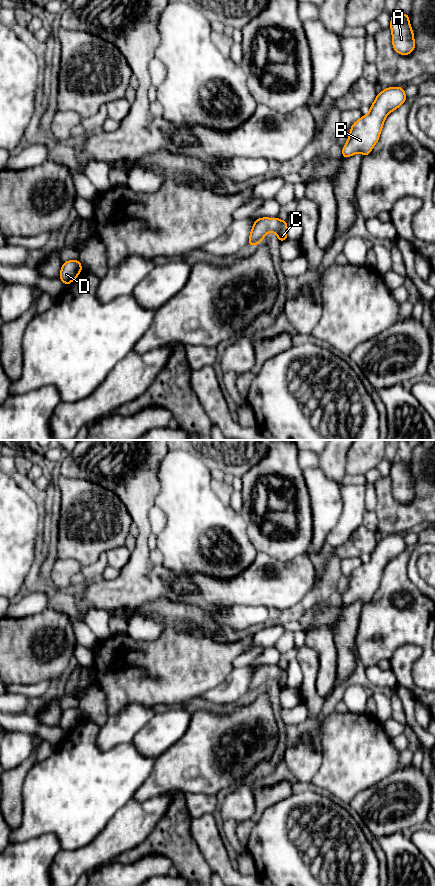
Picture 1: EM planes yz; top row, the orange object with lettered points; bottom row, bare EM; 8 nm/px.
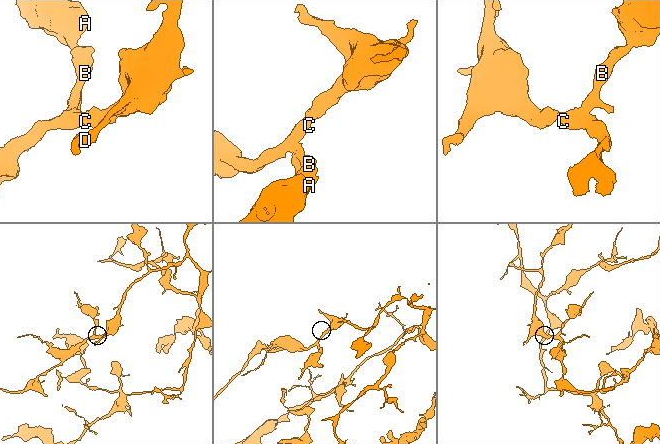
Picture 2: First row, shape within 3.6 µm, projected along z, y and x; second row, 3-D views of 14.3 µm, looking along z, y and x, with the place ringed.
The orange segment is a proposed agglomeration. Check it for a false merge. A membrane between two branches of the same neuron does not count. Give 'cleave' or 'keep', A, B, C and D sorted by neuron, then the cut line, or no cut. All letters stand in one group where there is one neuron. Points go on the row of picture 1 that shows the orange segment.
keep; groups A B C D; cut none

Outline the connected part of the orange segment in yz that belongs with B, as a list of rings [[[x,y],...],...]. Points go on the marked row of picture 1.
[[[388,87],[378,93],[370,106],[370,112],[351,126],[341,157],[348,158],[358,152],[364,157],[369,155],[379,140],[385,118],[399,108],[406,99],[404,87]]]

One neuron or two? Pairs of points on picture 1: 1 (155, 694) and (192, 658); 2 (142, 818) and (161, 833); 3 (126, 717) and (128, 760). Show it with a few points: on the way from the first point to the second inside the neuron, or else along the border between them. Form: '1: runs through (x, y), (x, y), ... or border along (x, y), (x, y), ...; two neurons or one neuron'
1: runs through (164, 685), (183, 666); one neuron
2: border along (168, 807), (152, 831), (139, 844); two neurons
3: border along (131, 742), (119, 743), (105, 751); two neurons

